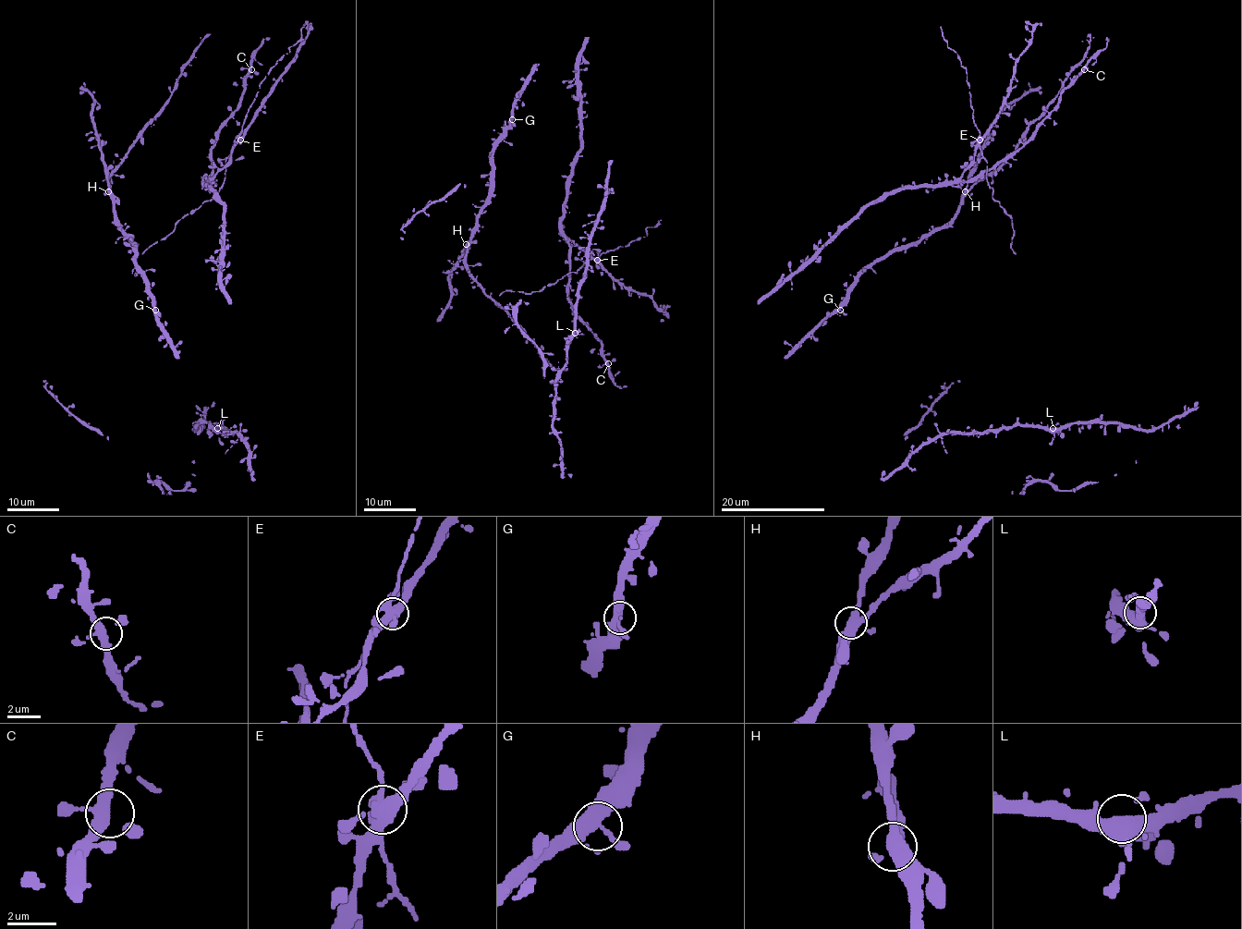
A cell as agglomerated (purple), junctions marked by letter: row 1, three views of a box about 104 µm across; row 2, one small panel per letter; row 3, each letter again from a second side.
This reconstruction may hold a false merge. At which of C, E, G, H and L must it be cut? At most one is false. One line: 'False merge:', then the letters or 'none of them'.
False merge: none of them

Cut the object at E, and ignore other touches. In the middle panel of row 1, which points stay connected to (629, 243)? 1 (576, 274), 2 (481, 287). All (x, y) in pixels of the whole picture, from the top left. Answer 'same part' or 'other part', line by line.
1: same part
2: other part

